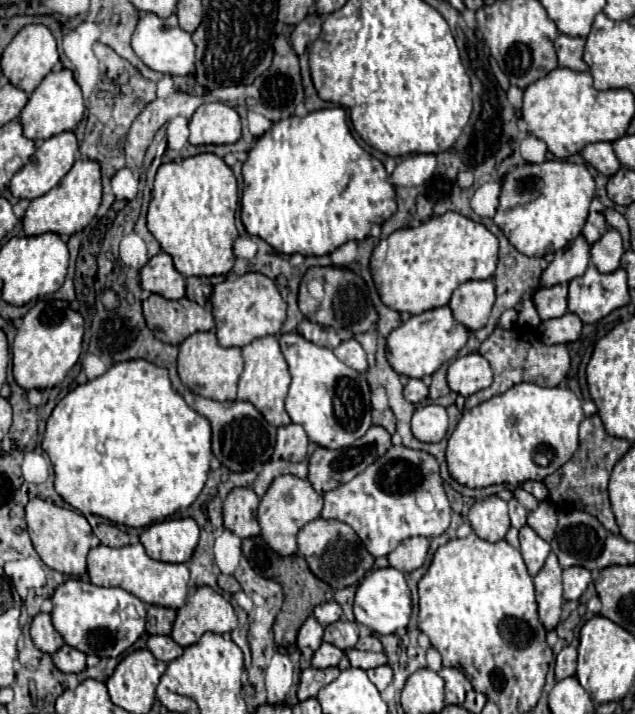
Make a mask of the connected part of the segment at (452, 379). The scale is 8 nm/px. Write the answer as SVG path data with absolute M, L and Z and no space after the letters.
M468 353L454 359L448 367L448 385L458 395L472 395L492 385L490 363L480 353Z

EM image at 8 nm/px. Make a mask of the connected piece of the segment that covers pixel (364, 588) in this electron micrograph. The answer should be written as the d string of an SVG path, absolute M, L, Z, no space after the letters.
M394 567L374 569L358 585L356 599L354 599L354 617L358 623L366 625L370 631L382 633L382 635L394 633L408 625L410 615L412 615L412 597L410 597L410 589L406 585L404 571L398 571Z

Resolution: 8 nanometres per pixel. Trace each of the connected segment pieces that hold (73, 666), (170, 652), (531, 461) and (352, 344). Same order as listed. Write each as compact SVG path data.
M64 645L62 649L58 649L52 655L52 659L54 659L54 665L64 673L80 673L86 667L86 653L80 653L70 645Z
M150 635L148 637L148 649L150 653L160 659L160 661L172 661L176 657L180 657L180 653L184 651L172 637L168 635Z
M536 383L514 385L506 393L462 415L448 439L448 471L466 487L542 481L576 453L578 425L582 419L580 399L568 387L540 387Z
M348 339L344 343L340 343L334 349L336 357L340 357L340 361L344 361L348 367L356 369L358 373L366 373L368 371L368 361L366 361L366 351L362 349L362 345L356 339Z

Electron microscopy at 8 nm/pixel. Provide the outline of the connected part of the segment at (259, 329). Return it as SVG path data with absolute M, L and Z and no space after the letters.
M246 273L214 285L210 301L218 343L222 347L244 347L258 337L278 335L286 319L286 301L280 297L274 281L262 273Z

